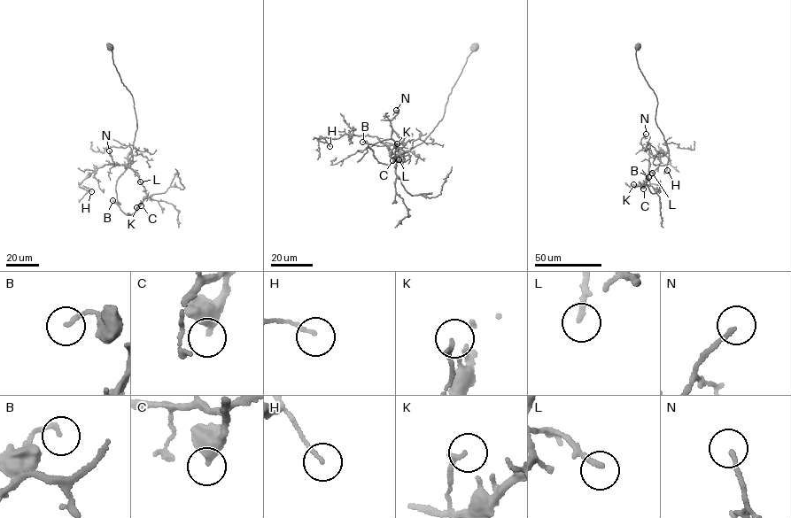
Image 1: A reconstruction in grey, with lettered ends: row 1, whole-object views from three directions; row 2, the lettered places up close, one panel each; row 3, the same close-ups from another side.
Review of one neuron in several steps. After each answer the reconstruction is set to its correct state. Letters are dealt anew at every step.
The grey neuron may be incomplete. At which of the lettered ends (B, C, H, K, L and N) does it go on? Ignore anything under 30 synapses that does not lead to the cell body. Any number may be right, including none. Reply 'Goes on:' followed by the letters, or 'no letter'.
Goes on: C

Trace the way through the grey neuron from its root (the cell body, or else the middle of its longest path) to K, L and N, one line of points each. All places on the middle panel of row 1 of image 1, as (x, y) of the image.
K: (475, 45), (441, 119), (398, 158), (391, 150), (402, 142), (402, 162), (395, 158), (397, 143)
L: (475, 45), (441, 119), (425, 140), (395, 159), (390, 155), (398, 143), (402, 142), (404, 151), (399, 159)
N: (475, 45), (452, 88), (441, 119), (425, 140), (395, 159), (390, 155), (399, 142), (391, 122), (396, 110)

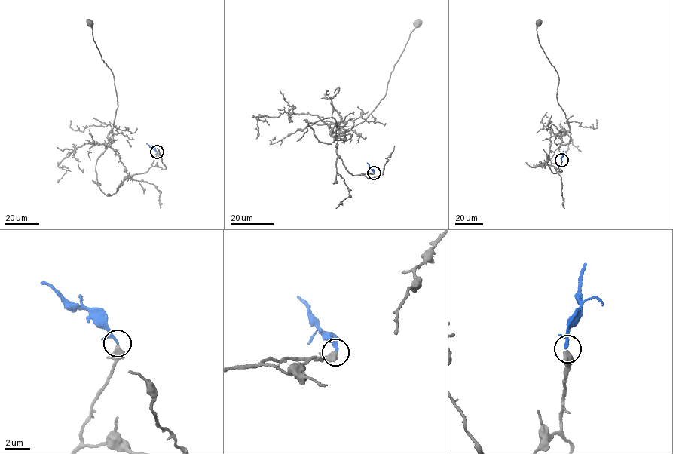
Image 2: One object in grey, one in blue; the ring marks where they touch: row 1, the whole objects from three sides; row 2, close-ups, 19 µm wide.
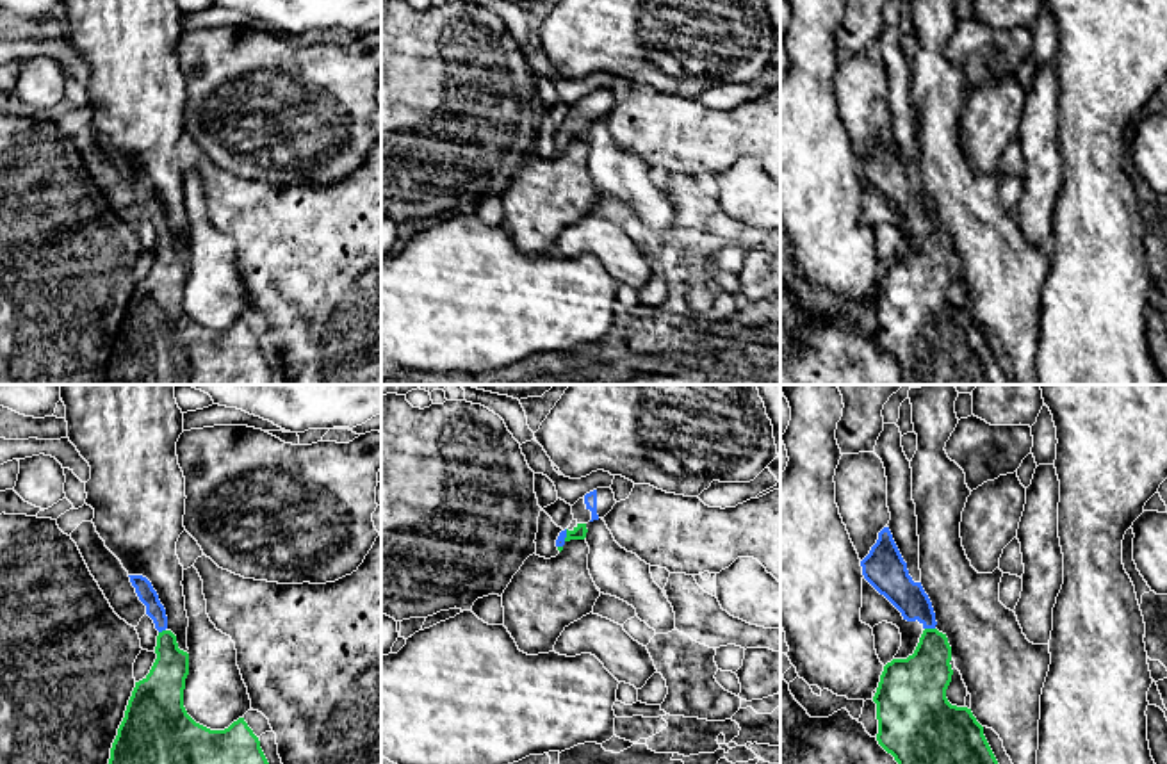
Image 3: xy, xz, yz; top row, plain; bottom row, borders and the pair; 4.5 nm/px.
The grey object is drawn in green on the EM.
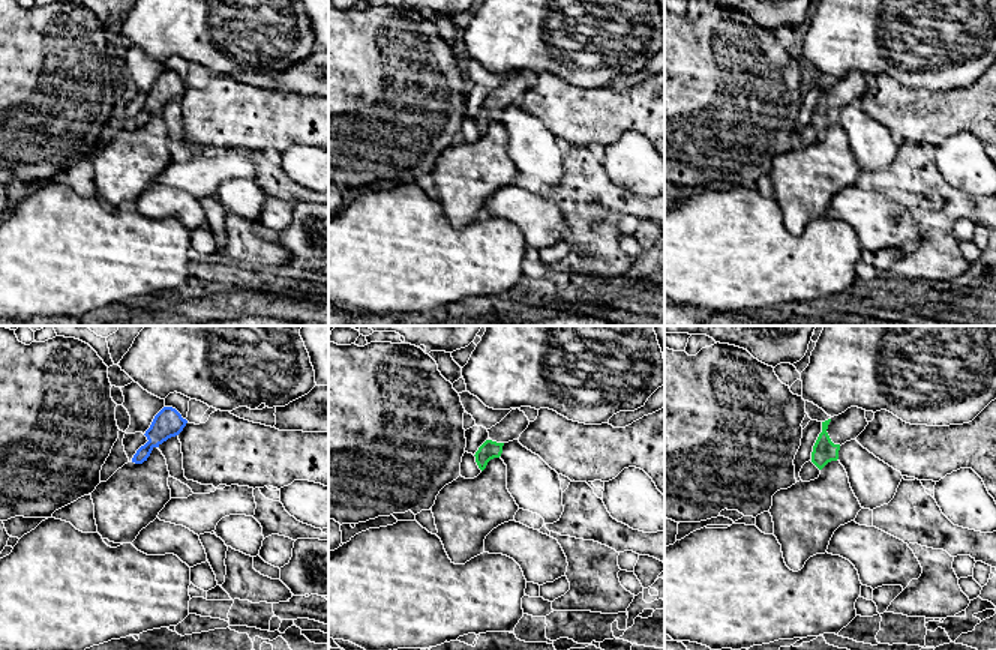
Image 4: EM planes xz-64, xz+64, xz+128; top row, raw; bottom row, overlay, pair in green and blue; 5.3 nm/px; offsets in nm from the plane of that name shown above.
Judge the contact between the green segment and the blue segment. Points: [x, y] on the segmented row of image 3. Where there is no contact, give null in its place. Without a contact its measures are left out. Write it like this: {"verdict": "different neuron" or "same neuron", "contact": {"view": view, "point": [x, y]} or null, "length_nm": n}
{"verdict": "same neuron", "contact": {"view": "yz", "point": [930, 629]}, "length_nm": 50}

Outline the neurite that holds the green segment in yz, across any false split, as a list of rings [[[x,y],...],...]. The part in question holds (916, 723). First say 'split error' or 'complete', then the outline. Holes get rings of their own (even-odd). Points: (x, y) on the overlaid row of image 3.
split error; [[[889,527],[878,532],[877,543],[861,561],[864,579],[884,595],[907,622],[919,622],[923,634],[912,655],[893,659],[884,666],[873,702],[877,703],[878,744],[898,764],[998,764],[971,709],[951,705],[946,689],[951,682],[951,646],[946,634],[935,629],[935,613],[921,582],[909,575]]]

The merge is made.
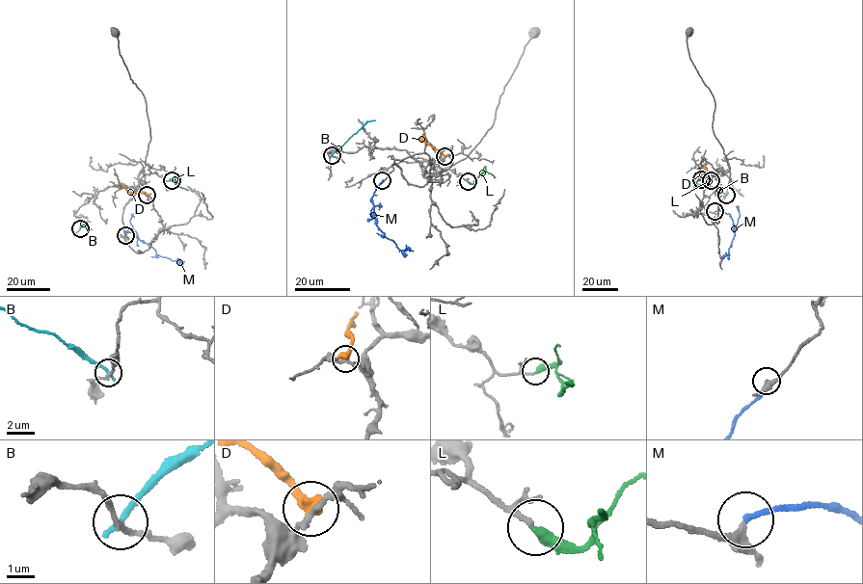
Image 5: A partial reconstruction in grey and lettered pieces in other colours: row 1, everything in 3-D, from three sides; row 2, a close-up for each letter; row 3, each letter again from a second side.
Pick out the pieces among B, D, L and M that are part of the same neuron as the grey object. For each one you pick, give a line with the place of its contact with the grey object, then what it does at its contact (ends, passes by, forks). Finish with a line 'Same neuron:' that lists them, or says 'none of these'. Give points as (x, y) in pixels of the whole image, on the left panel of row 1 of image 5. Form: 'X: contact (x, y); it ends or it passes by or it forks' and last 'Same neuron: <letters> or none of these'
L: contact (172, 180); it ends
M: contact (125, 235); it ends
Same neuron: L, M

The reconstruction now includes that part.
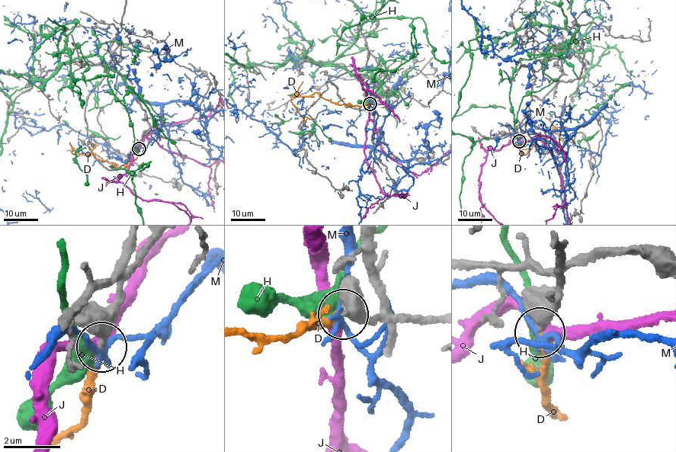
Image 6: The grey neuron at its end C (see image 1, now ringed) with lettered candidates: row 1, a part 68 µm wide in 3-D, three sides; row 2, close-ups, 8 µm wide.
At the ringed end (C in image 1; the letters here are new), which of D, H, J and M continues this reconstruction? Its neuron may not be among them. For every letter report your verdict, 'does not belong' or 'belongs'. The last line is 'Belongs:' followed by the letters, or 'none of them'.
D: belongs
H: does not belong
J: does not belong
M: does not belong
Belongs: D

